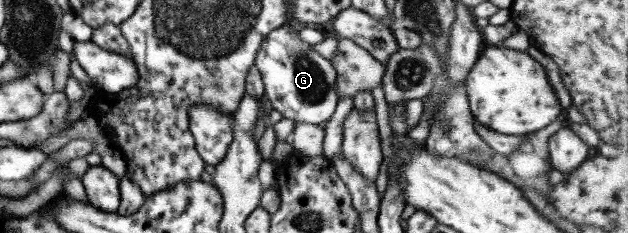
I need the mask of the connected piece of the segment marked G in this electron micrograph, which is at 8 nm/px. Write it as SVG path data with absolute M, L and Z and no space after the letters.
M290 24L273 29L264 37L253 64L261 75L263 95L269 100L271 109L276 109L282 118L318 125L331 117L338 101L336 71L329 60L300 41Z

